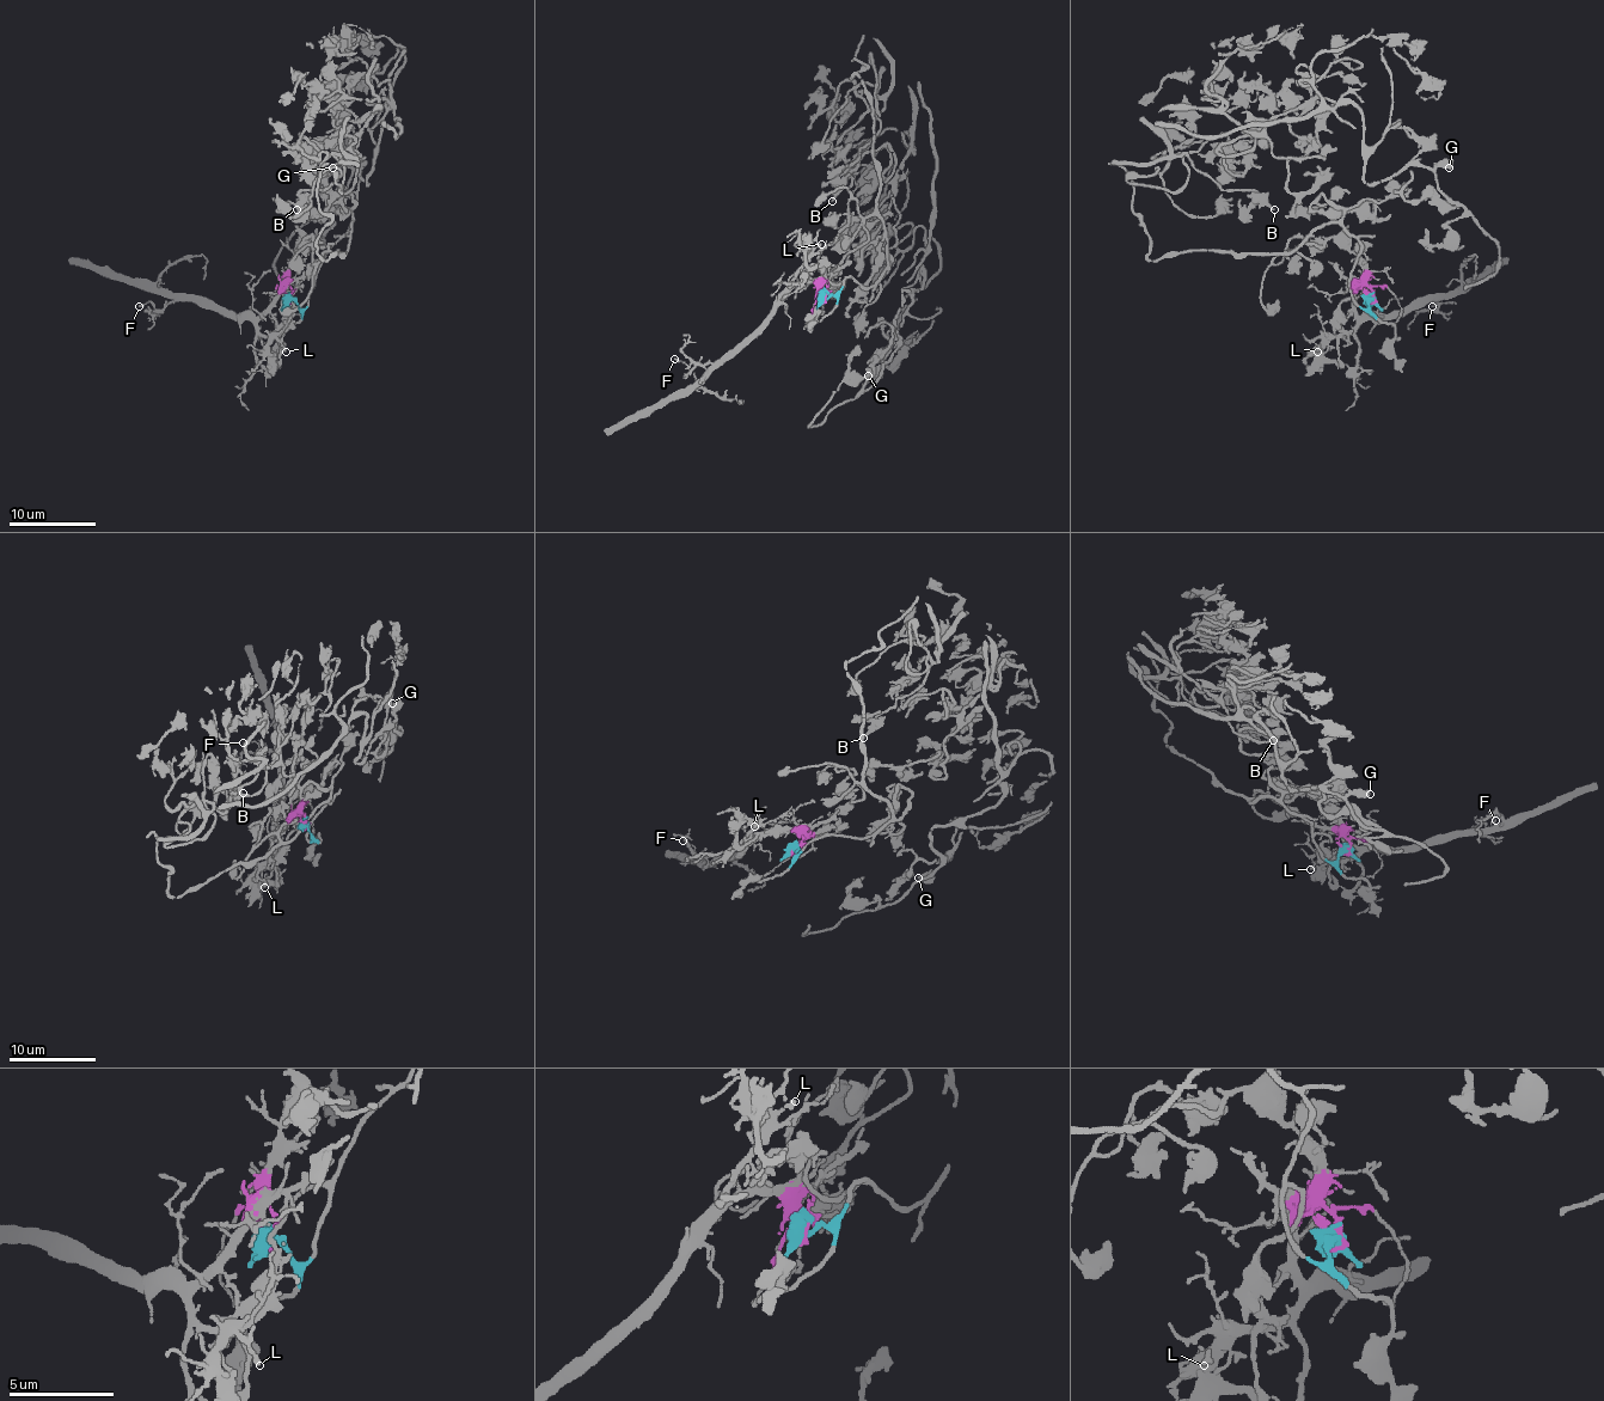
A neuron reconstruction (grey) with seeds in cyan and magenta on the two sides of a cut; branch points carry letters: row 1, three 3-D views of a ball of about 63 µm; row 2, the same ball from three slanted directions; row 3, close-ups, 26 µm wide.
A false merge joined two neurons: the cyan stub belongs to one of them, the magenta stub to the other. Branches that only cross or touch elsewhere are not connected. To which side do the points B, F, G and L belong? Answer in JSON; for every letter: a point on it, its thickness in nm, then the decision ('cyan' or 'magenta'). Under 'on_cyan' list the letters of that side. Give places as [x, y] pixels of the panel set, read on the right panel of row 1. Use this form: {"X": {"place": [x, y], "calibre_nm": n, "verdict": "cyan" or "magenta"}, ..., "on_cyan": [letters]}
{"B": {"place": [1274, 209], "calibre_nm": 170, "verdict": "cyan"}, "F": {"place": [1432, 306], "calibre_nm": 130, "verdict": "magenta"}, "G": {"place": [1449, 167], "calibre_nm": 280, "verdict": "cyan"}, "L": {"place": [1317, 352], "calibre_nm": 180, "verdict": "magenta"}, "on_cyan": ["B", "G"]}

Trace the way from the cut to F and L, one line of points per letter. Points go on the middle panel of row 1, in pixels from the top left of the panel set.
F: (824, 300), (810, 282), (795, 287), (721, 361), (684, 363), (674, 359)
L: (824, 300), (815, 285), (793, 282), (810, 243), (821, 243)

